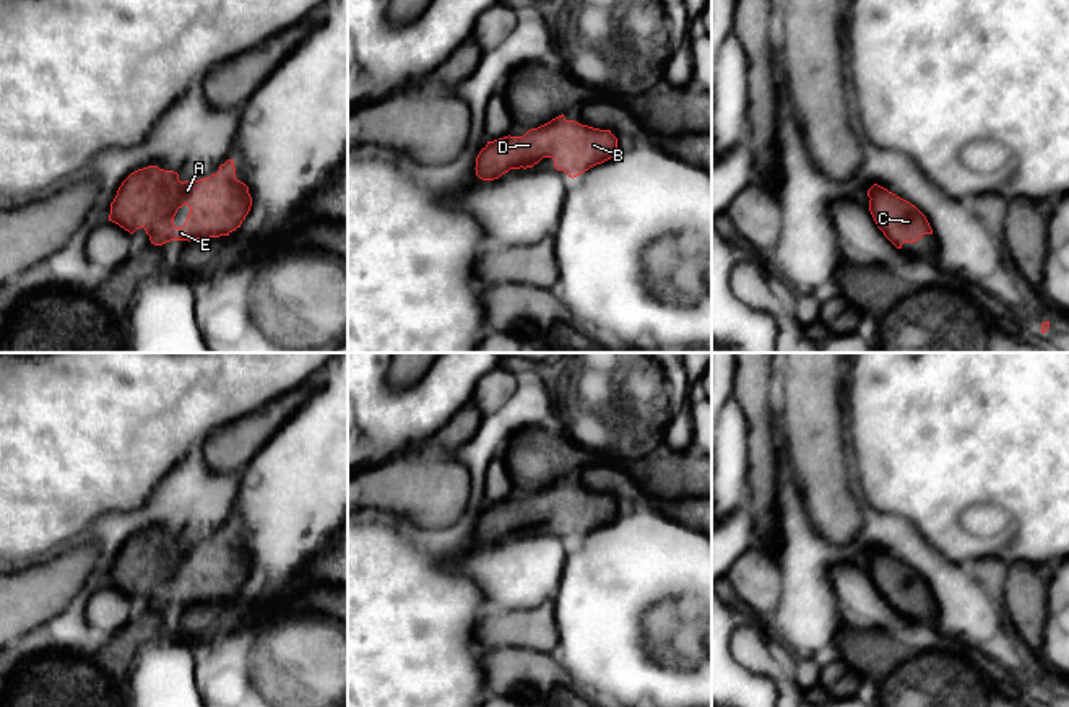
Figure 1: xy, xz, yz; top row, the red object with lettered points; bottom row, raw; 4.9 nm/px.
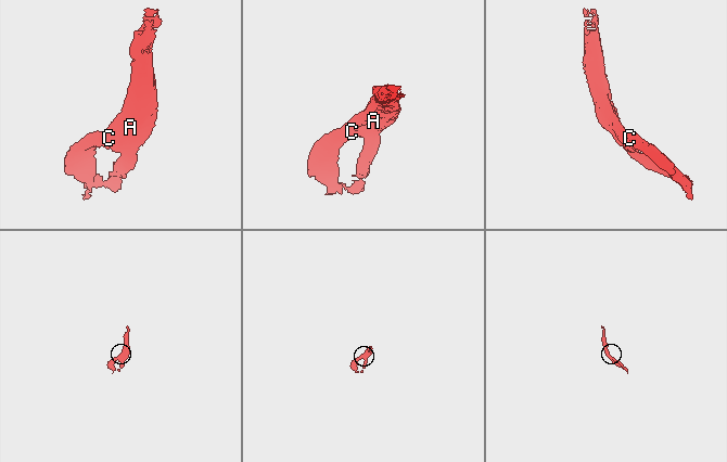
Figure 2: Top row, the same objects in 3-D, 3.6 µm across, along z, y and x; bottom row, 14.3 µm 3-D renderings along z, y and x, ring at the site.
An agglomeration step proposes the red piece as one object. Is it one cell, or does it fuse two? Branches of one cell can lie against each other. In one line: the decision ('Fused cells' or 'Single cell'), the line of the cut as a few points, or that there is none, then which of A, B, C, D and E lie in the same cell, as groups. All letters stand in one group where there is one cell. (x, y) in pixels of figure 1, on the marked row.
Single cell. No split. Groups: A B C D E

